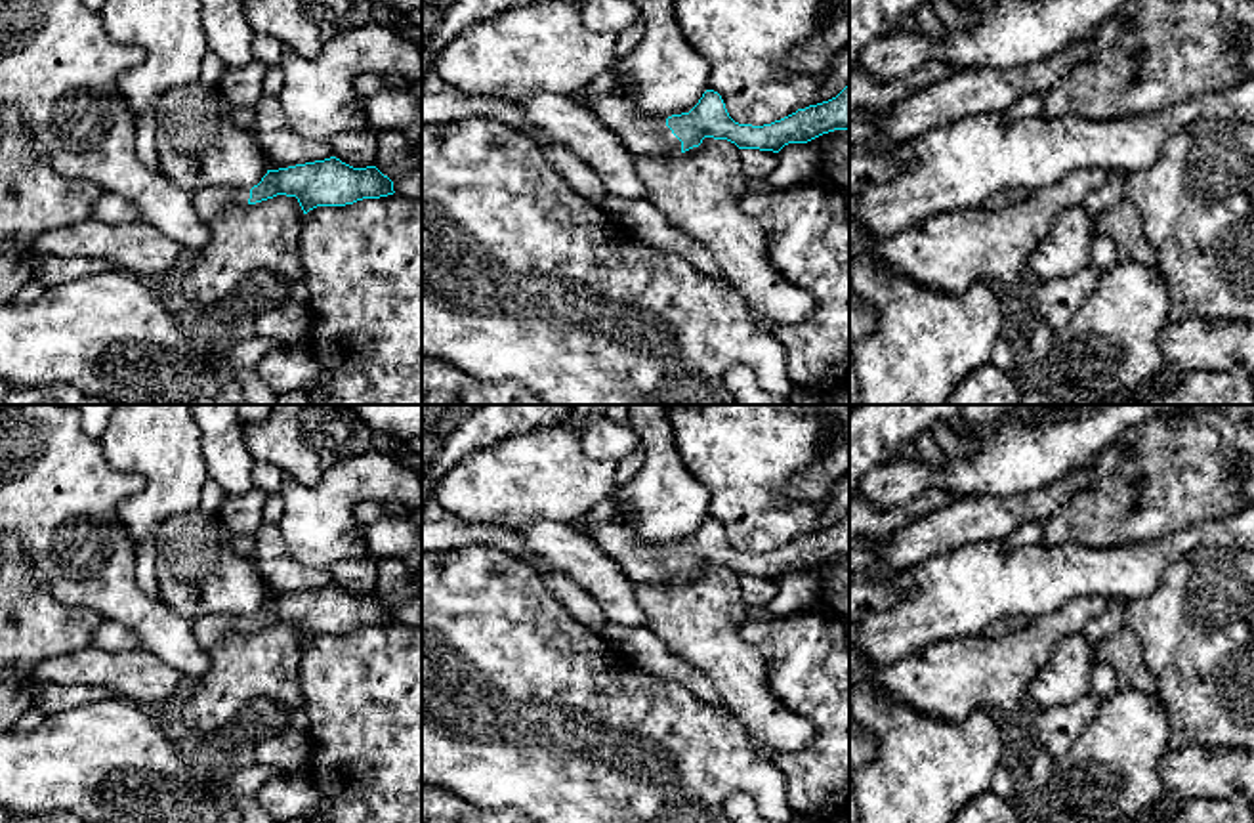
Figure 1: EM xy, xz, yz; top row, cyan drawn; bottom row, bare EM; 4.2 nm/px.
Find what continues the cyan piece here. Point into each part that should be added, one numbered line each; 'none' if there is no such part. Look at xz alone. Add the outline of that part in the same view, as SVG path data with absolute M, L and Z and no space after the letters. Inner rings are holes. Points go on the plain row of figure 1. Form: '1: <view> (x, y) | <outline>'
1: xz (640, 562) | M586 519L573 525L613 558L632 582L681 580L681 569L666 554L666 546L643 542L626 523L611 519L590 527Z

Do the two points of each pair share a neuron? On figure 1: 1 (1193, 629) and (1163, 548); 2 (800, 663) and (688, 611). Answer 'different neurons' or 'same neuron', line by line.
1: different neurons
2: different neurons

